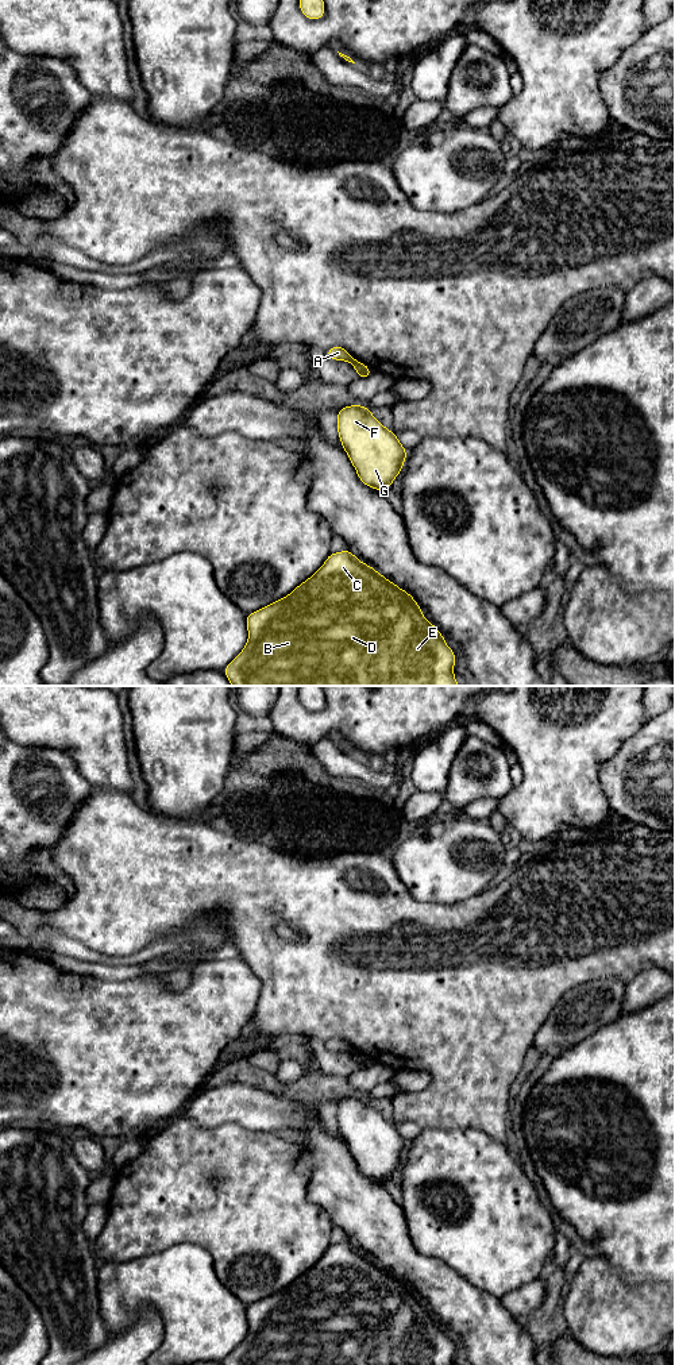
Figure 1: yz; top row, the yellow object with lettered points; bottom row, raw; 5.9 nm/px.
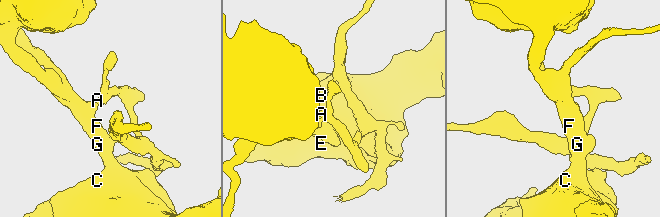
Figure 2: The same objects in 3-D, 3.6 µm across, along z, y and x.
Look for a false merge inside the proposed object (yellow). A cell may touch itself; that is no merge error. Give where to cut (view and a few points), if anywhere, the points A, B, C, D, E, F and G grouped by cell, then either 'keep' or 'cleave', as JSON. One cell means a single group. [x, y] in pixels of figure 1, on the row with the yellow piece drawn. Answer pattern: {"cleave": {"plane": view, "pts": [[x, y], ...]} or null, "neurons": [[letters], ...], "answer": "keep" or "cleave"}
{"cleave": {"plane": "yz", "pts": [[354, 358], [350, 362]]}, "neurons": [["A"], ["B", "C", "D", "E", "F", "G"]], "answer": "cleave"}

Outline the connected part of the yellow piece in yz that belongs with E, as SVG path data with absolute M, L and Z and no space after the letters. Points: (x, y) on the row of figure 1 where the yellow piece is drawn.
M348 548L331 552L323 566L284 598L248 613L246 617L248 640L243 651L223 670L232 686L460 686L454 675L455 652L447 645L437 626L423 614L420 605L405 590L360 562Z

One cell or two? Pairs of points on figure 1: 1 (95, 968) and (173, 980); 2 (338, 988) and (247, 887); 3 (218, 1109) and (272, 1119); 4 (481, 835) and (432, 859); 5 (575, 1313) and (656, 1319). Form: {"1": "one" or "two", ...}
{"1": "one", "2": "one", "3": "one", "4": "one", "5": "one"}

